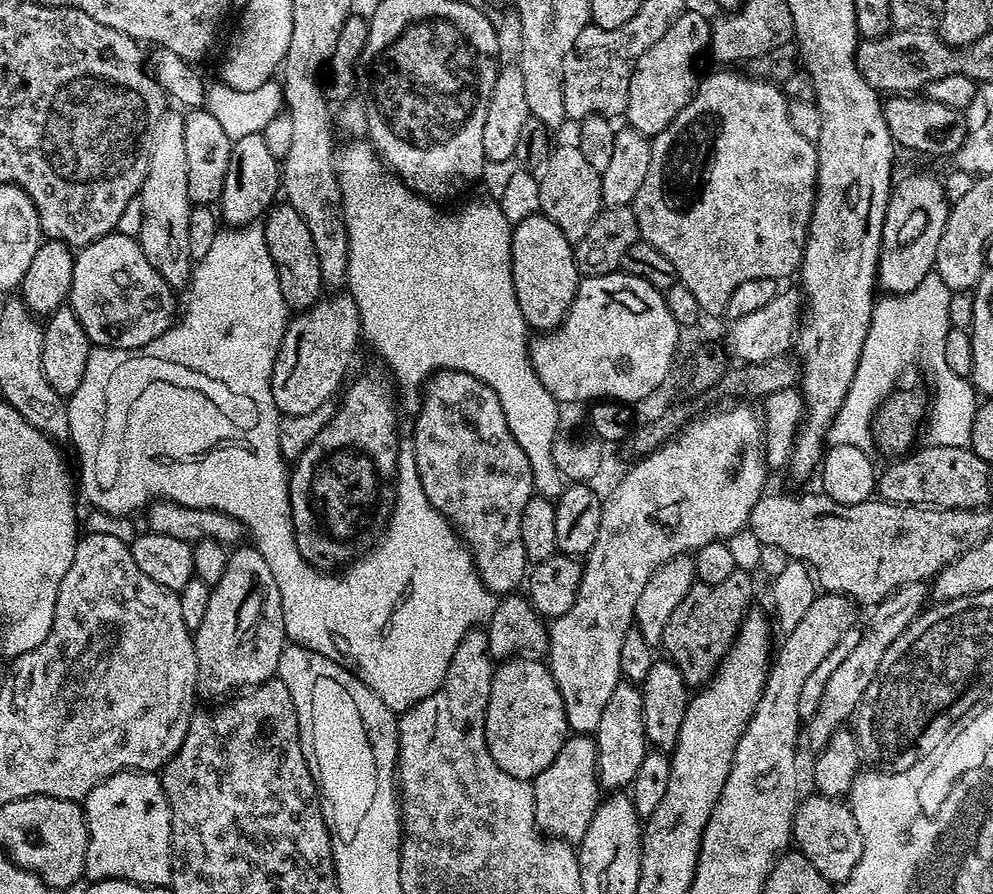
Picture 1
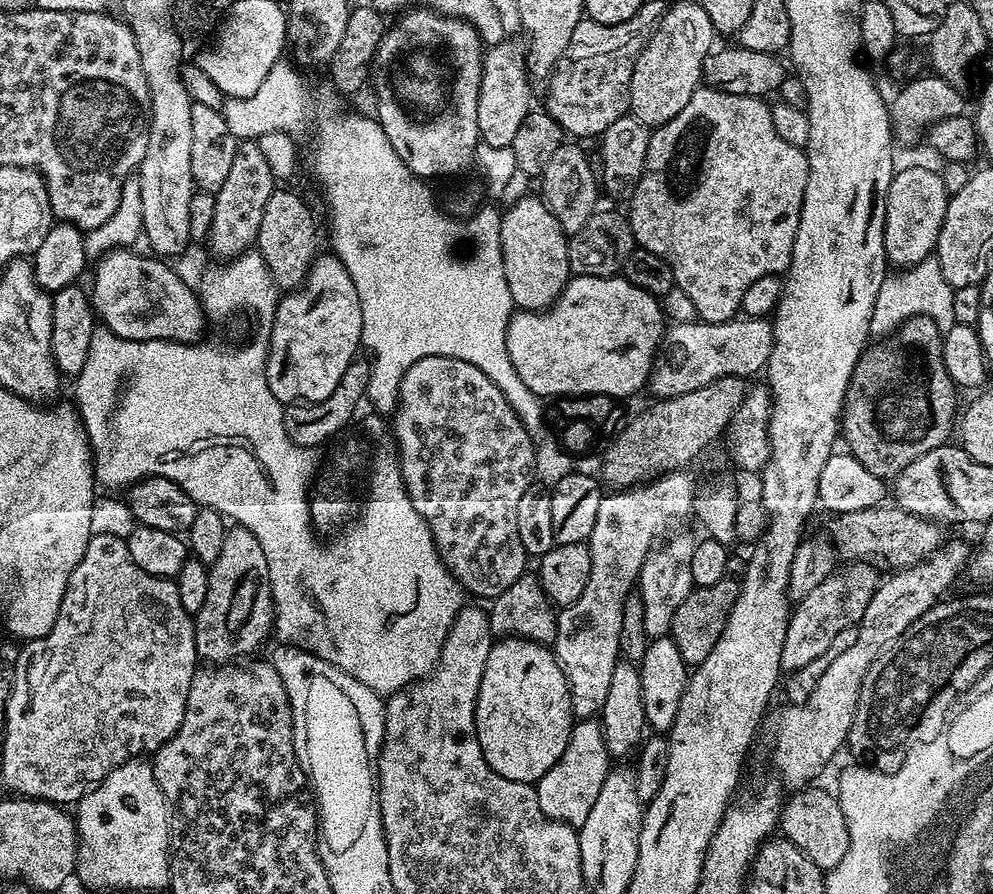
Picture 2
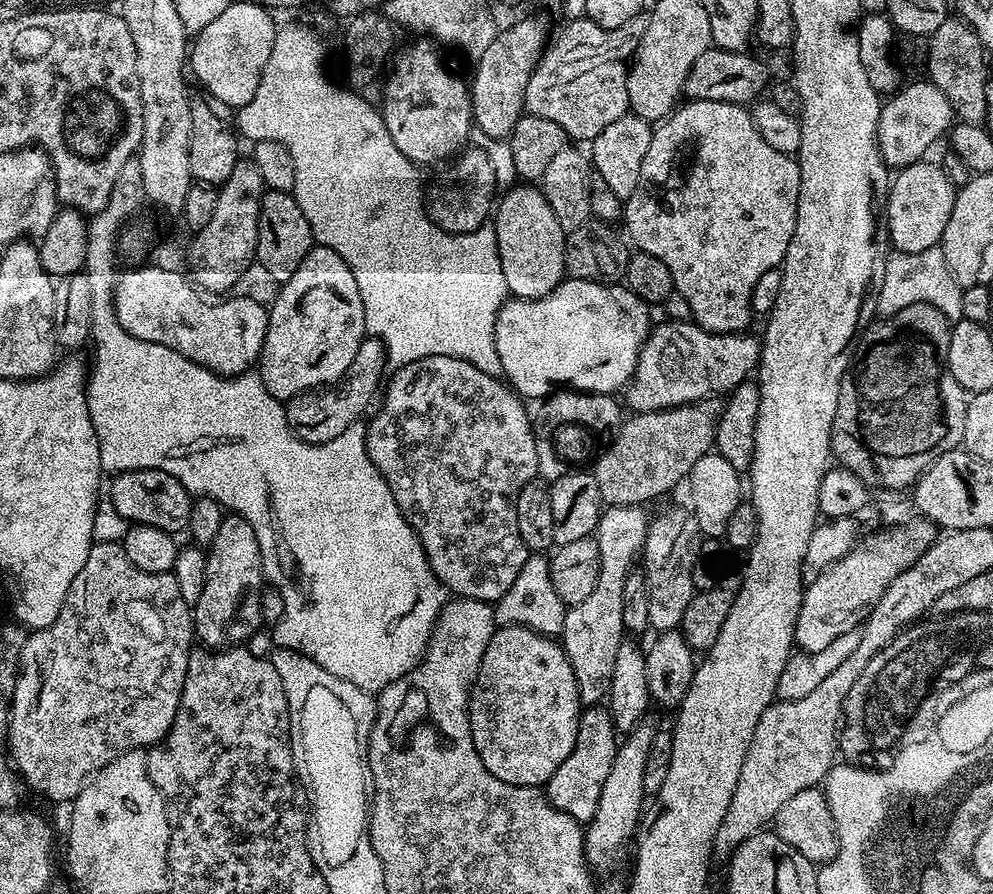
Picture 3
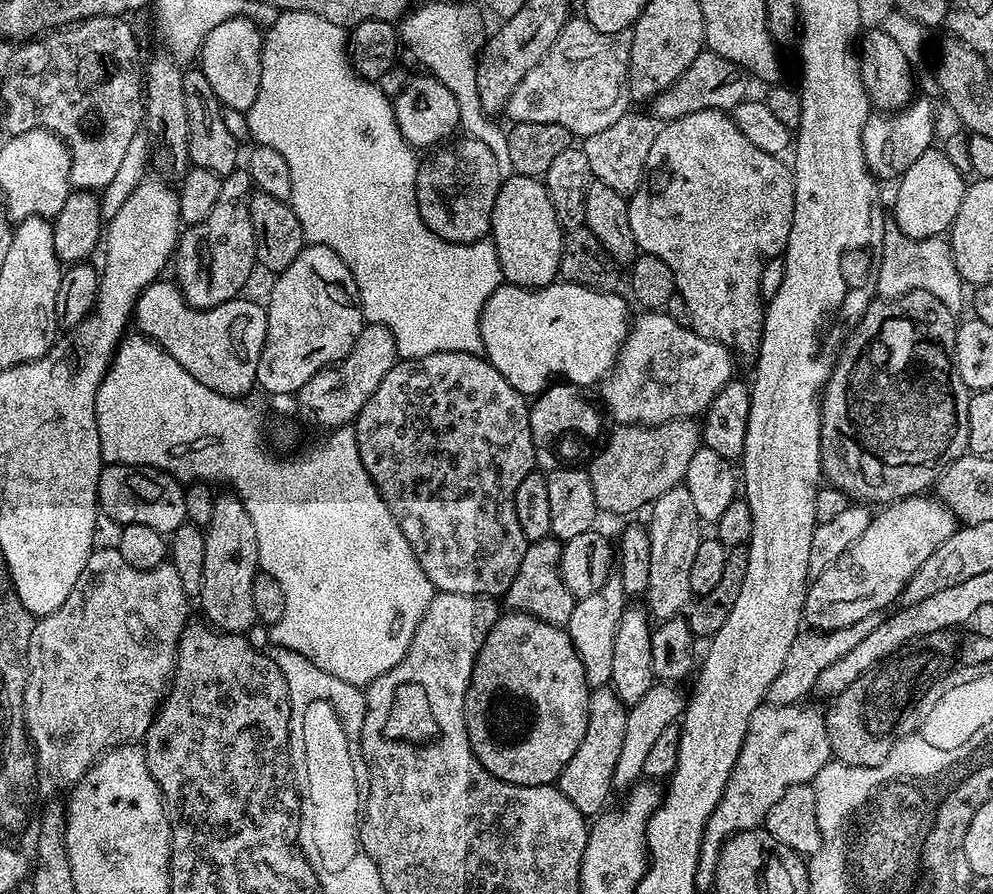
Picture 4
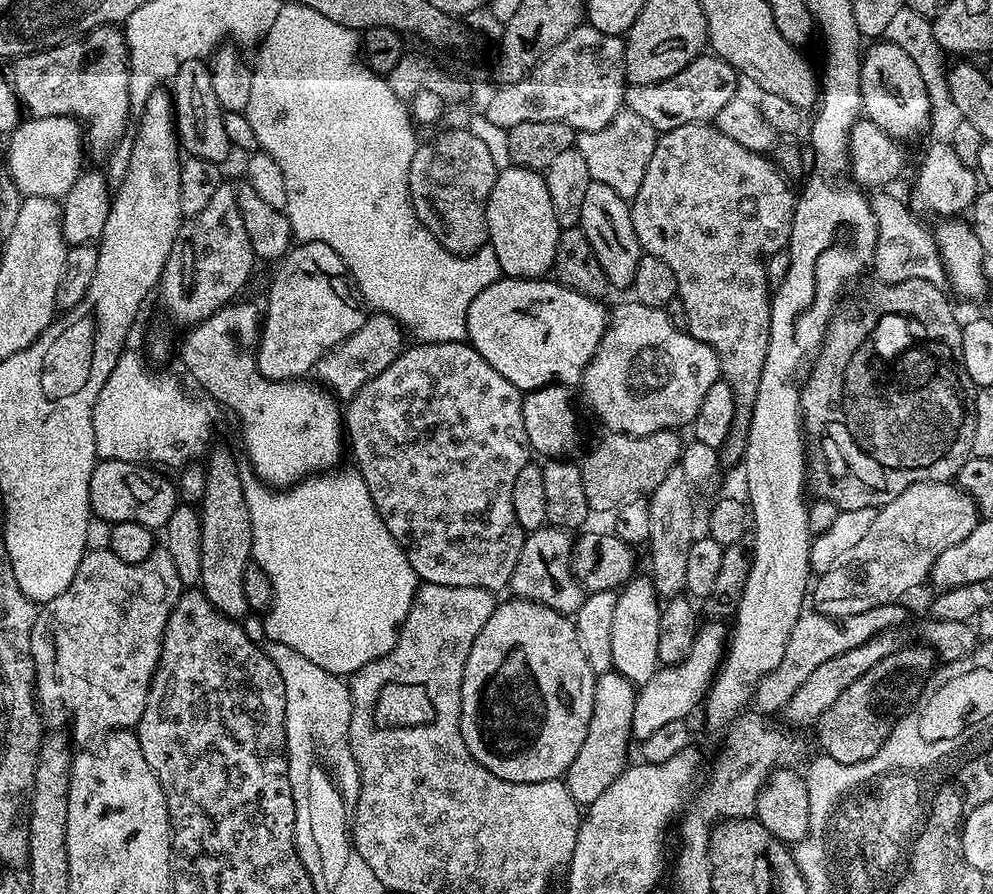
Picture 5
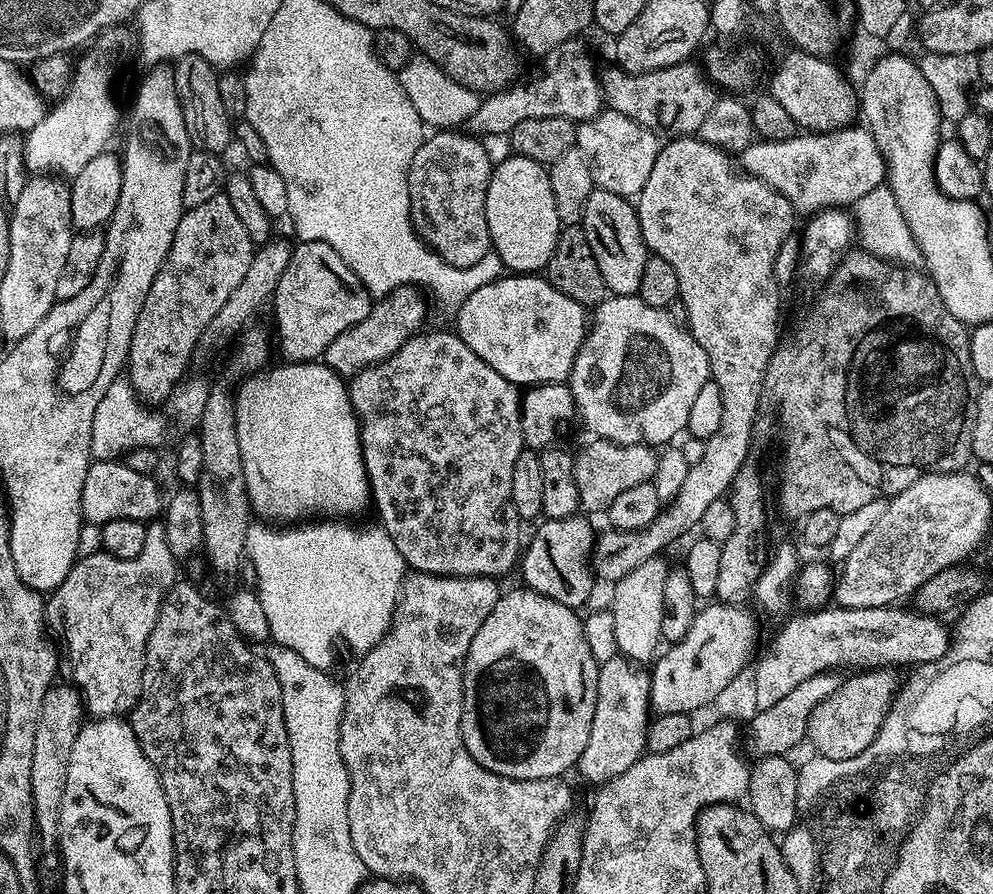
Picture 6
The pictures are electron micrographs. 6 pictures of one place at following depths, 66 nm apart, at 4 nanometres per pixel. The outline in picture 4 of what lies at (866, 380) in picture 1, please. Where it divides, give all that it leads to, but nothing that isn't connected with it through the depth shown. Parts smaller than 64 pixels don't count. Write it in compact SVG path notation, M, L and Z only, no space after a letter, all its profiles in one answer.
M888 226L884 229L882 258L876 279L876 291L884 300L897 300L899 296L914 290L926 290L934 294L954 314L966 304L965 281L961 280L952 257L952 245L944 236L931 236L925 240L915 240L902 234L899 228Z

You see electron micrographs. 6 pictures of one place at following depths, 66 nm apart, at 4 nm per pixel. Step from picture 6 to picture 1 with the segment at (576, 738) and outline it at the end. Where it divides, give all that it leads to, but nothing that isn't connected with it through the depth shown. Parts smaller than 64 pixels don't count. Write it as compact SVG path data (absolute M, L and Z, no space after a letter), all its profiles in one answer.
M513 658L505 660L493 671L492 685L490 686L490 702L486 706L484 719L484 733L486 746L490 750L490 758L519 780L529 782L535 780L554 758L558 758L558 750L568 741L570 729L566 710L562 702L562 694L554 682L554 674L549 670L547 663L540 658Z

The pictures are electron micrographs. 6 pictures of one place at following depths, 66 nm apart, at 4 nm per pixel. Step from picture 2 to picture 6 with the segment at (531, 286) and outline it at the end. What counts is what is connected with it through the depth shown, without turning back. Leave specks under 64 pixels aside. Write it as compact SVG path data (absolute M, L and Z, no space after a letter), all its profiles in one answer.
M507 156L502 163L495 165L486 190L486 226L490 226L492 251L498 254L501 265L512 274L536 274L547 269L550 254L560 237L562 227L558 210L554 206L554 190L550 186L548 168L532 158Z

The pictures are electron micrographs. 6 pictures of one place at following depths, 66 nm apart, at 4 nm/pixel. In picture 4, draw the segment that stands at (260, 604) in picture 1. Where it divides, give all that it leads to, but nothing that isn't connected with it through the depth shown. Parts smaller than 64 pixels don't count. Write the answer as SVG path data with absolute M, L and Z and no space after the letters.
M235 494L217 495L214 502L214 512L210 514L210 522L203 529L204 541L206 542L206 562L202 562L202 586L200 587L200 594L198 603L200 608L204 611L203 619L207 621L211 627L215 628L217 632L234 632L237 634L247 633L248 629L253 624L257 623L258 616L256 616L256 572L258 576L258 569L260 568L260 559L258 558L258 534L254 534L254 522L250 522L250 514L242 506L242 502Z

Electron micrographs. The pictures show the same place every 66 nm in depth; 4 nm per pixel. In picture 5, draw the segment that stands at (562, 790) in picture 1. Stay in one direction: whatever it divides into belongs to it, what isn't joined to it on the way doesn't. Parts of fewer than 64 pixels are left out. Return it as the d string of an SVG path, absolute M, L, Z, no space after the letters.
M615 670L601 672L594 686L594 710L590 714L590 726L586 730L586 739L578 749L574 762L570 762L566 773L566 783L576 803L587 806L594 798L601 797L610 782L624 773L628 760L628 747L634 744L632 723L634 722L634 702L637 685L631 684Z

